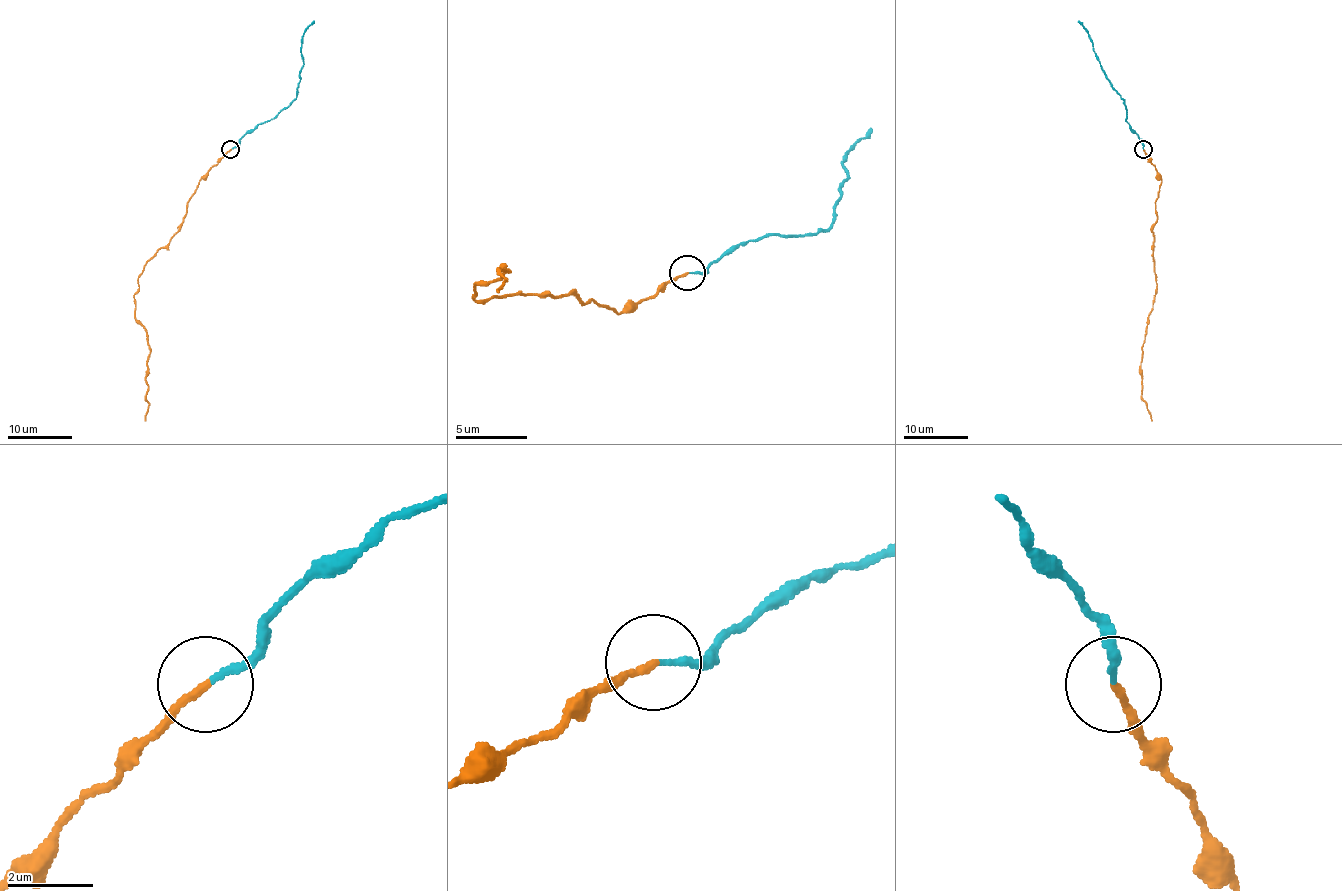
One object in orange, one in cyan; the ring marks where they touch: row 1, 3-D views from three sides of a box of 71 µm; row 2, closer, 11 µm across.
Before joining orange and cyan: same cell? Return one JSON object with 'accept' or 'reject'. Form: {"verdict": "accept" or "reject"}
{"verdict": "reject"}

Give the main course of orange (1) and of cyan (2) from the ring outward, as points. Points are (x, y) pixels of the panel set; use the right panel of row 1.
1: (1143, 149), (1160, 180), (1156, 202), (1157, 218), (1152, 230), (1157, 291), (1143, 345), (1141, 398), (1152, 421)
2: (1143, 149), (1143, 142), (1126, 123), (1126, 105), (1100, 65), (1089, 34), (1078, 21)

